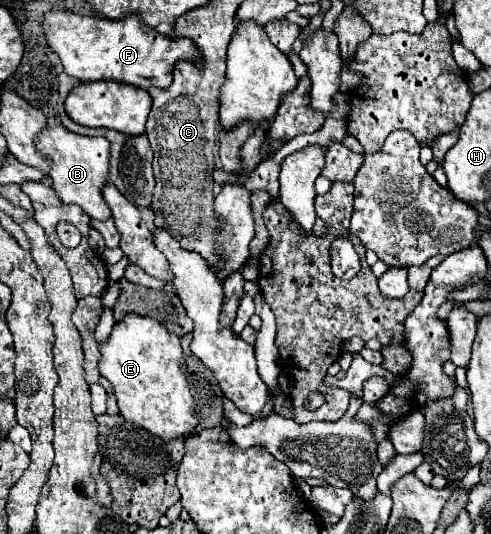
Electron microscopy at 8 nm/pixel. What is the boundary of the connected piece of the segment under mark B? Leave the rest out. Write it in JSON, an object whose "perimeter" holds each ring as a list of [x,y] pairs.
{"perimeter":[[[46,126],[36,142],[36,150],[50,160],[50,180],[56,194],[66,204],[78,204],[90,218],[104,220],[110,218],[112,212],[104,204],[102,186],[108,182],[108,158],[110,158],[110,142],[106,138],[90,138],[70,132],[64,126]]]}

